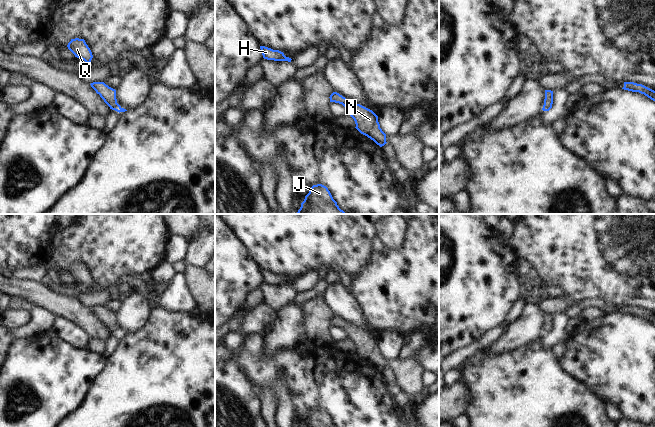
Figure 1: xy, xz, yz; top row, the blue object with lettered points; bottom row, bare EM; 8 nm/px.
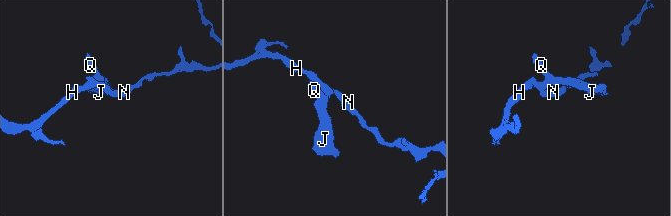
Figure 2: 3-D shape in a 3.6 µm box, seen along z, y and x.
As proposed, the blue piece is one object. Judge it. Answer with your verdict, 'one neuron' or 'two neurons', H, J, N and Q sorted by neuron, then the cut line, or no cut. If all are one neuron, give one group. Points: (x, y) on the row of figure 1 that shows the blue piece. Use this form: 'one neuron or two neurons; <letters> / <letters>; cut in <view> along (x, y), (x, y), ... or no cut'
one neuron; H J N Q; no cut

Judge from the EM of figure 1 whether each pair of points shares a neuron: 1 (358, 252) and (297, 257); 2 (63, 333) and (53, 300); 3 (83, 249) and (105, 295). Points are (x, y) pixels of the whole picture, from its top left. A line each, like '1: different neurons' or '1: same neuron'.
1: same neuron
2: different neurons
3: different neurons

